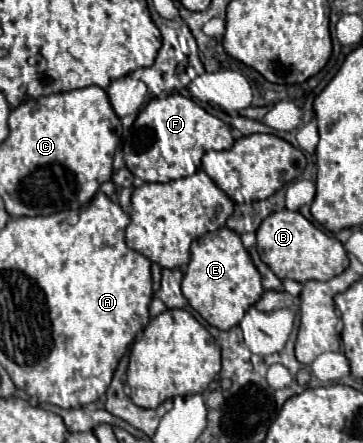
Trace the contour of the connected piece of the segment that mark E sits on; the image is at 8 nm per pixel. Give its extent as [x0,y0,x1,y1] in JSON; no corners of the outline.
[182,227,264,329]

